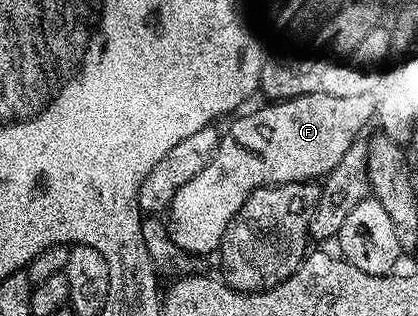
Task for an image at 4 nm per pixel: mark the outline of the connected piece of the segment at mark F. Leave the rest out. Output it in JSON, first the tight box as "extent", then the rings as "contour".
{"extent":[166,93,376,257],"contour":[[[316,93],[313,95],[302,95],[296,99],[281,99],[278,101],[268,102],[268,107],[263,107],[260,111],[255,111],[252,115],[240,114],[240,119],[232,118],[228,125],[227,131],[225,130],[220,134],[219,144],[217,145],[217,153],[213,153],[213,161],[209,161],[209,165],[205,165],[205,169],[201,169],[201,173],[197,173],[197,177],[193,177],[193,181],[189,181],[185,185],[181,185],[181,189],[177,189],[177,193],[171,201],[169,208],[169,216],[166,220],[166,230],[169,232],[169,239],[172,244],[180,252],[187,252],[191,255],[199,255],[202,257],[209,256],[212,253],[218,252],[219,242],[221,237],[225,233],[225,229],[233,221],[233,217],[239,212],[239,205],[251,194],[252,191],[256,191],[258,187],[270,187],[272,185],[278,185],[280,183],[305,183],[308,181],[322,180],[326,175],[332,171],[337,165],[337,161],[341,161],[341,157],[345,157],[345,153],[349,153],[349,149],[360,138],[359,134],[367,127],[367,122],[372,122],[373,116],[376,114],[376,104],[370,98],[357,98],[357,99],[334,99],[328,95],[322,93]]]}

